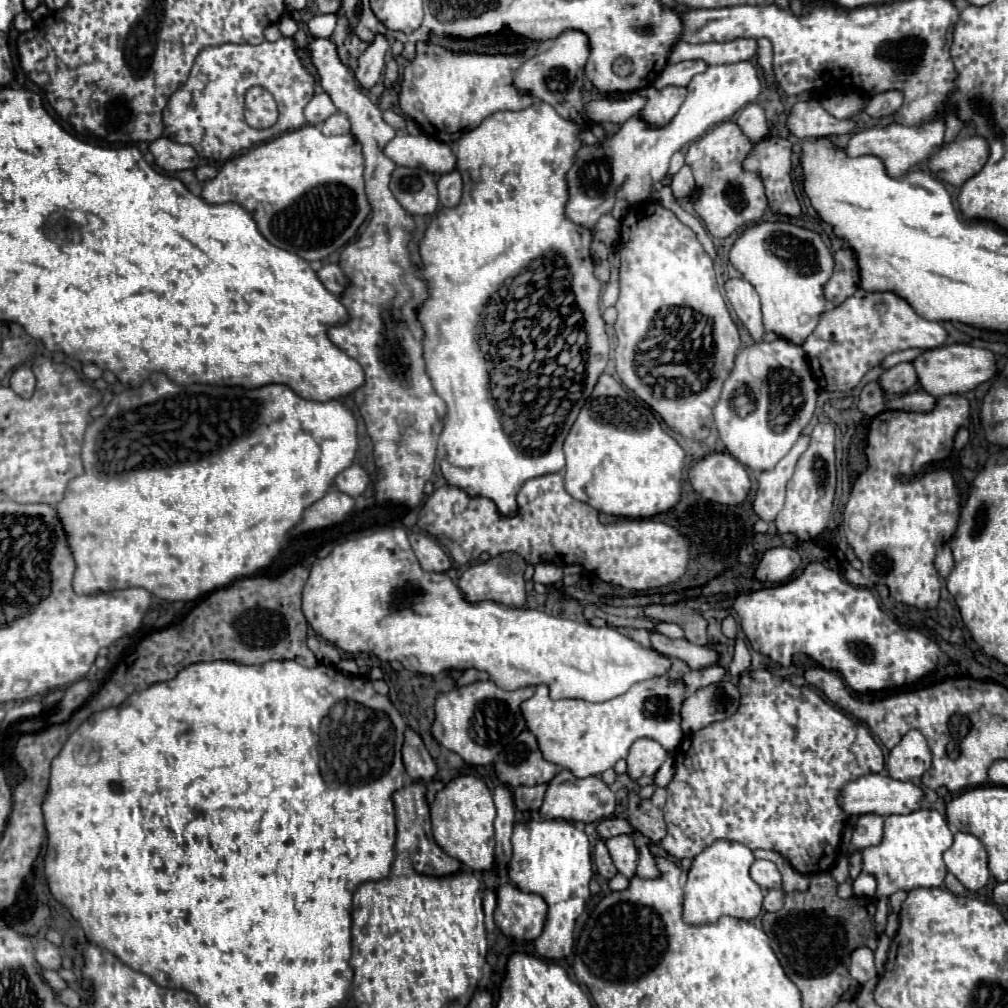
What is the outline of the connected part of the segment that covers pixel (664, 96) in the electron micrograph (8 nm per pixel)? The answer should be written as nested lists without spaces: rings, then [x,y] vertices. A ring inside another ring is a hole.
[[[663,87],[663,89],[641,89],[641,95],[647,97],[647,105],[641,109],[641,117],[645,121],[649,121],[655,127],[667,125],[679,111],[681,103],[687,97],[687,89],[685,87]]]

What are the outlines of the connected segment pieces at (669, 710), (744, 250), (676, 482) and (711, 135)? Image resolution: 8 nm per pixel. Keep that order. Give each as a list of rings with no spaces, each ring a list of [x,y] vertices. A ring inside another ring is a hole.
[[[669,675],[641,681],[625,695],[603,703],[589,703],[579,699],[553,701],[549,697],[549,687],[537,685],[535,695],[521,703],[521,711],[547,761],[573,771],[575,777],[591,777],[601,775],[619,759],[625,759],[629,747],[641,737],[655,739],[667,751],[675,751],[683,739],[681,705],[685,697],[685,683],[681,679],[671,679]]]
[[[761,221],[739,235],[729,251],[729,261],[759,293],[765,331],[793,345],[803,345],[825,311],[823,289],[835,265],[819,233],[787,221]]]
[[[607,373],[601,375],[595,391],[583,405],[575,425],[571,427],[565,443],[563,443],[567,467],[565,467],[565,489],[567,493],[591,505],[599,513],[625,517],[625,519],[645,519],[657,513],[671,509],[681,497],[681,473],[685,451],[679,443],[663,431],[657,415],[647,407],[647,403],[637,401],[631,393],[627,393],[613,377]]]
[[[725,121],[687,147],[685,165],[691,167],[697,189],[693,207],[713,237],[729,237],[737,227],[759,221],[767,209],[761,175],[743,169],[743,161],[755,145],[757,143],[751,141],[735,121]]]

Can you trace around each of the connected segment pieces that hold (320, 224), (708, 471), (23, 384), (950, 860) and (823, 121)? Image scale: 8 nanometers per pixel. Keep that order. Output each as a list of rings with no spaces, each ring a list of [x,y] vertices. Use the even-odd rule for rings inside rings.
[[[305,125],[297,131],[283,133],[273,141],[229,159],[215,179],[203,183],[203,199],[209,203],[239,203],[253,215],[257,227],[269,243],[289,249],[305,261],[325,259],[349,243],[371,211],[363,187],[361,143],[351,133],[327,137],[315,125]]]
[[[711,453],[689,469],[693,489],[723,505],[739,505],[739,493],[749,493],[751,481],[747,469],[729,453]]]
[[[19,365],[13,373],[11,373],[11,379],[9,379],[9,385],[11,389],[21,395],[21,397],[31,397],[33,395],[33,389],[35,389],[35,375],[29,367],[25,365]]]
[[[955,833],[953,845],[943,853],[943,861],[969,891],[979,891],[989,881],[987,851],[971,833]]]
[[[817,99],[797,101],[787,117],[787,129],[799,139],[815,139],[815,137],[831,137],[843,135],[855,129],[855,123],[849,119],[835,119],[829,115]]]

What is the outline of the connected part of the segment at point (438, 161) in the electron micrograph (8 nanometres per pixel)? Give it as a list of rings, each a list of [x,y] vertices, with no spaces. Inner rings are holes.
[[[397,133],[385,147],[385,155],[401,167],[419,167],[435,175],[457,169],[457,157],[453,157],[451,147],[425,135]]]

